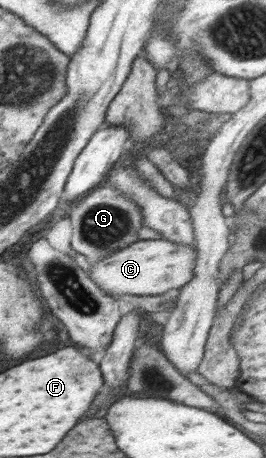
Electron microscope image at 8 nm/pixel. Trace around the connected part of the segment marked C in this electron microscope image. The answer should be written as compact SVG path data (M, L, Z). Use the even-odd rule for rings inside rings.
M158 238L156 240L138 240L126 248L118 249L98 262L91 263L89 277L108 295L134 294L134 296L167 295L174 289L181 289L194 276L196 250L190 244L178 244Z

